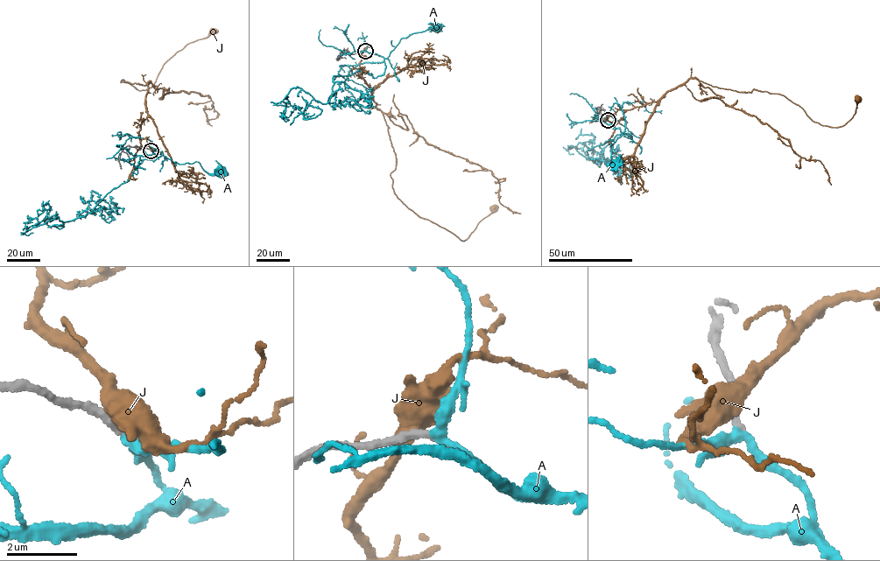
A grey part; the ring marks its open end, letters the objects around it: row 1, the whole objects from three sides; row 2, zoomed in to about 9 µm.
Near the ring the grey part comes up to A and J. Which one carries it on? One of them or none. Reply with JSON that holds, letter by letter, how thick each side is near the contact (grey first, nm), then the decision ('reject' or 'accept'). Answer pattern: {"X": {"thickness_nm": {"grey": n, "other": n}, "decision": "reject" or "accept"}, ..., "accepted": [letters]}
{"A": {"thickness_nm": {"grey": 200, "other": 260}, "decision": "accept"}, "J": {"thickness_nm": {"grey": 280, "other": 550}, "decision": "reject"}, "accepted": ["A"]}

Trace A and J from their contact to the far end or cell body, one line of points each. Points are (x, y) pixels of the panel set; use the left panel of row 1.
A: (151, 150), (157, 154), (161, 151), (174, 163), (197, 161), (209, 173), (221, 174)
J: (150, 149), (138, 136), (151, 82), (120, 81), (145, 90), (177, 52), (213, 31)

